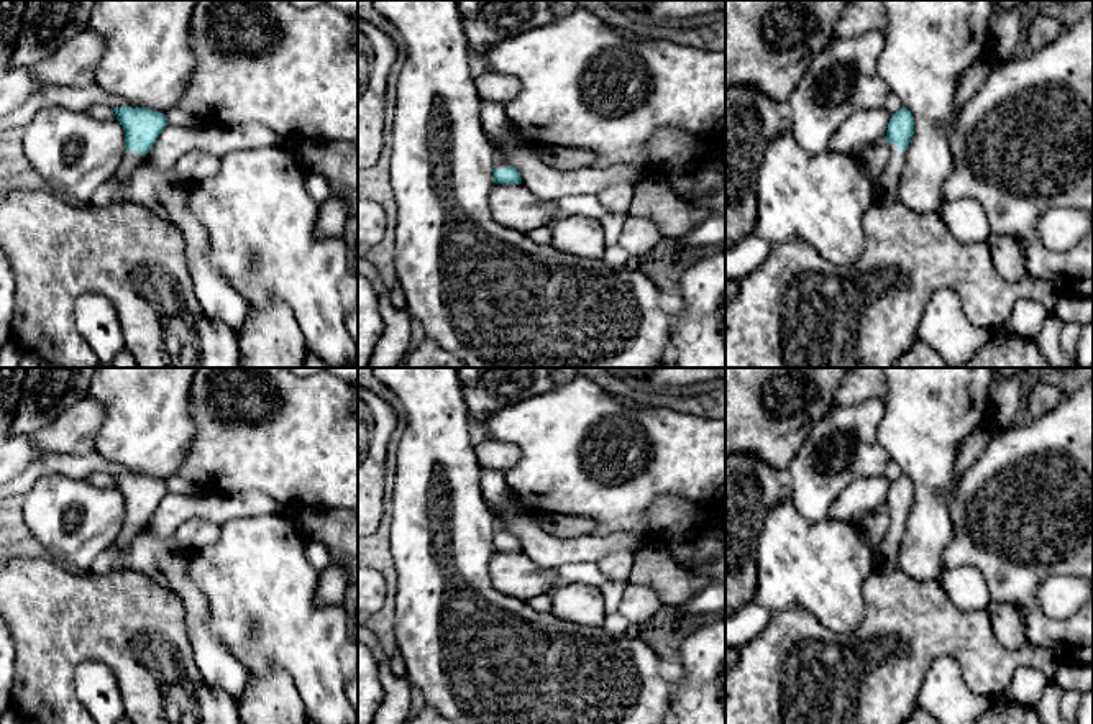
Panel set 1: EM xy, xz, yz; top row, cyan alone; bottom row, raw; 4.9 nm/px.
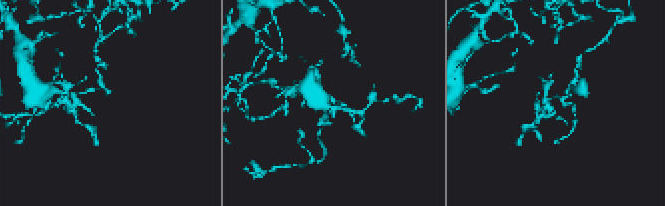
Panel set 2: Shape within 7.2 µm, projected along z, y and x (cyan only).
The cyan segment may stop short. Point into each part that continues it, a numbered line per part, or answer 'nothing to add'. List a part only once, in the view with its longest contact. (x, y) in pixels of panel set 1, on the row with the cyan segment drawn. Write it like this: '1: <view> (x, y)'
1: xy (130, 158)

